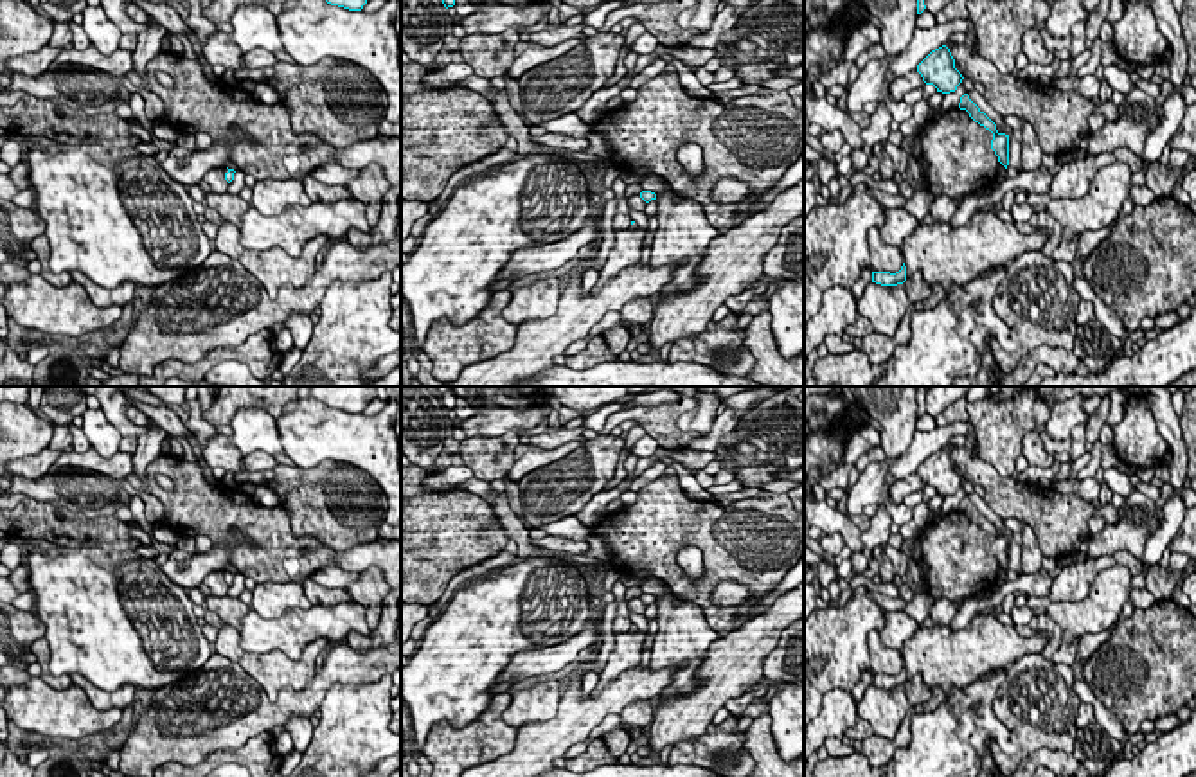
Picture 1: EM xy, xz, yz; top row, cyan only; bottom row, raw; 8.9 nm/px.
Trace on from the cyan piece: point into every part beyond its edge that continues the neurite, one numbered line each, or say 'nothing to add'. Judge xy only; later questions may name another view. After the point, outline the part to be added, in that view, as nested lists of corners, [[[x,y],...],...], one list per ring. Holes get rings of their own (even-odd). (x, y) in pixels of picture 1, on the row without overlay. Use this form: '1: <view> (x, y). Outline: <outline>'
nothing to add

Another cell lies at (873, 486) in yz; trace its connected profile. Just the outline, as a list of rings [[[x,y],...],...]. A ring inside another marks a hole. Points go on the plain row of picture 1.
[[[957,421],[948,426],[935,426],[932,432],[914,432],[910,446],[897,457],[881,462],[874,460],[867,466],[851,487],[847,498],[847,513],[861,514],[865,505],[878,505],[890,498],[890,486],[912,475],[935,451],[950,444],[955,435],[966,435],[971,421]]]

